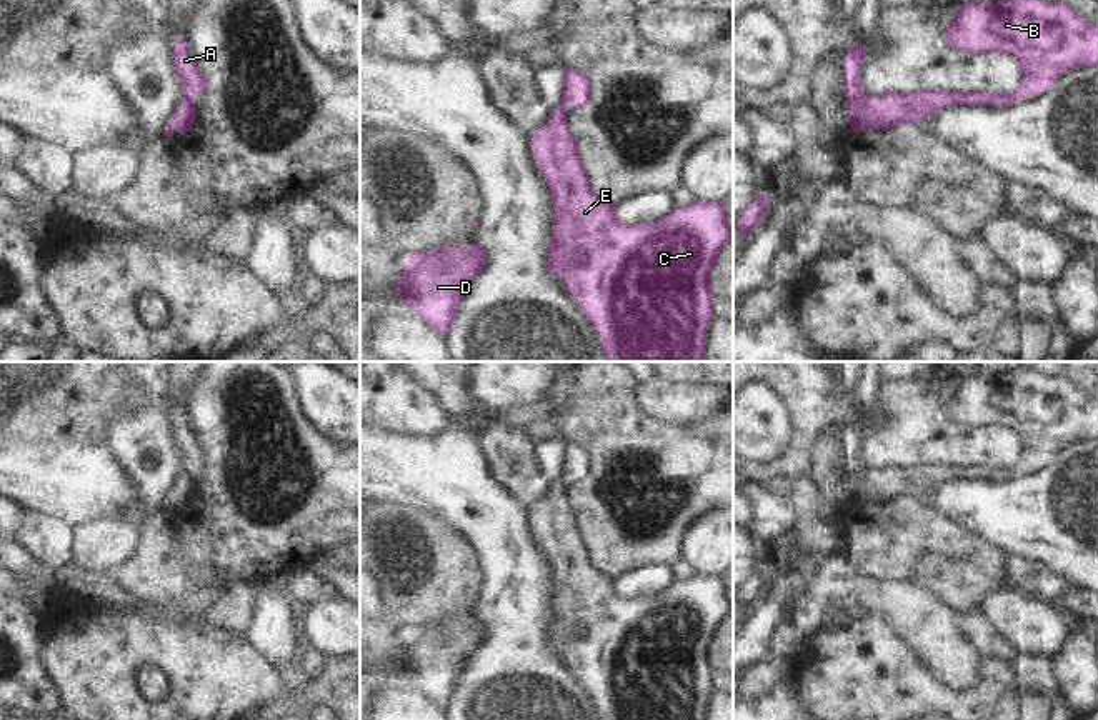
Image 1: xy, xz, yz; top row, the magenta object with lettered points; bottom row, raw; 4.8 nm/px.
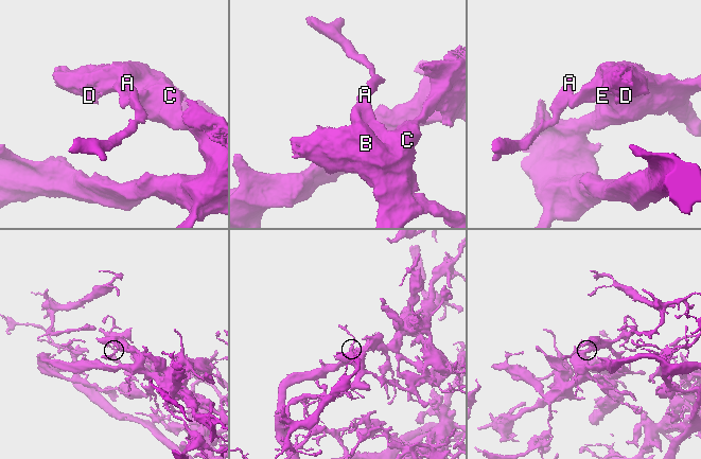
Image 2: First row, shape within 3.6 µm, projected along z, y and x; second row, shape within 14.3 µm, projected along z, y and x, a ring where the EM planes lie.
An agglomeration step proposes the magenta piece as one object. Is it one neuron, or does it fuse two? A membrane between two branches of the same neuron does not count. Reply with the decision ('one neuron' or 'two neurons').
two neurons

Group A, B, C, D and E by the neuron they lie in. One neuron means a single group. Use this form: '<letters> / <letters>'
A / B C D E

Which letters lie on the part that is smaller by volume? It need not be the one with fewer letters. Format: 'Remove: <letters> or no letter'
Remove: A

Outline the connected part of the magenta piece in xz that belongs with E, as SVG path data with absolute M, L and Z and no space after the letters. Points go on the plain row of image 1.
M560 480L548 497L532 508L532 523L553 575L548 645L565 653L566 665L593 697L601 720L706 720L715 668L711 648L723 622L733 615L733 600L725 578L696 573L688 580L675 582L660 595L628 598L620 590L620 580L591 563L580 520Z

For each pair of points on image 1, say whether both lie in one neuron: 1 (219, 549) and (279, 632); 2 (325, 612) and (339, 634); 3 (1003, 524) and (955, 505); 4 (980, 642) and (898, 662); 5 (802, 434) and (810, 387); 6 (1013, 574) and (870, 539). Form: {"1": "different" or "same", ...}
{"1": "different", "2": "same", "3": "same", "4": "different", "5": "same", "6": "different"}

